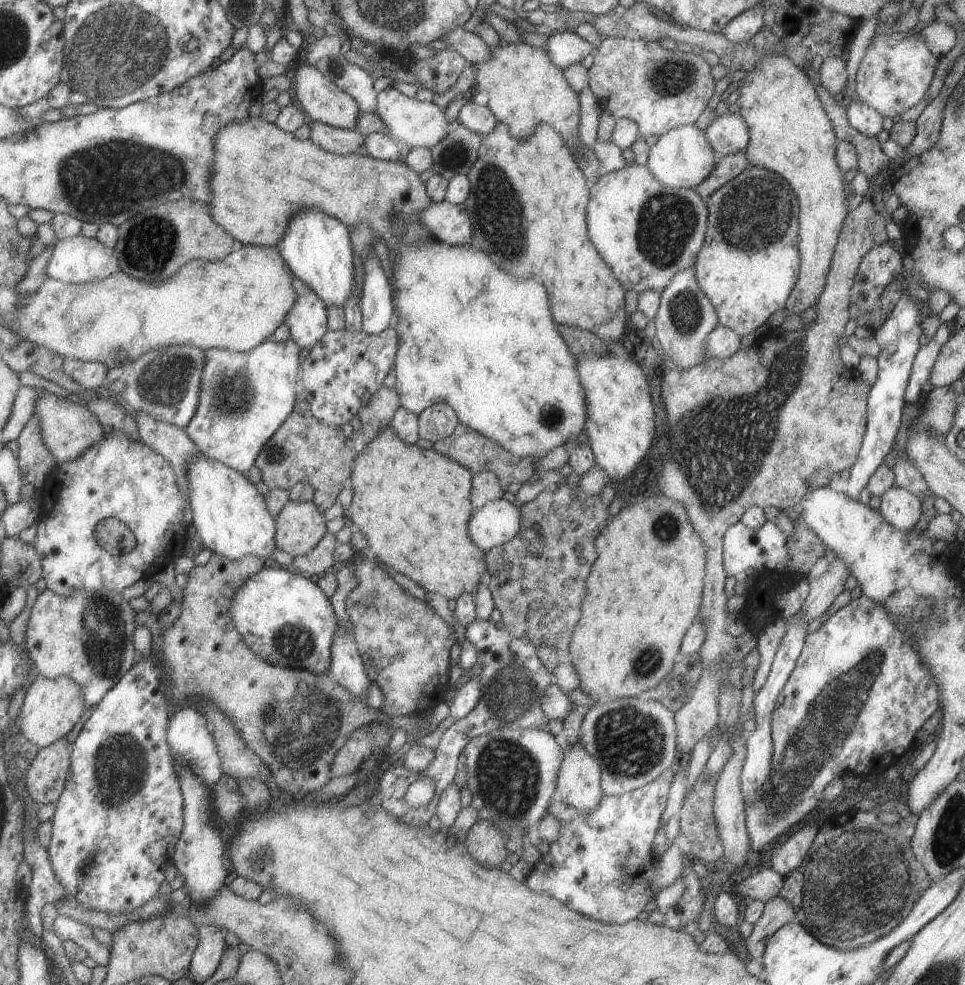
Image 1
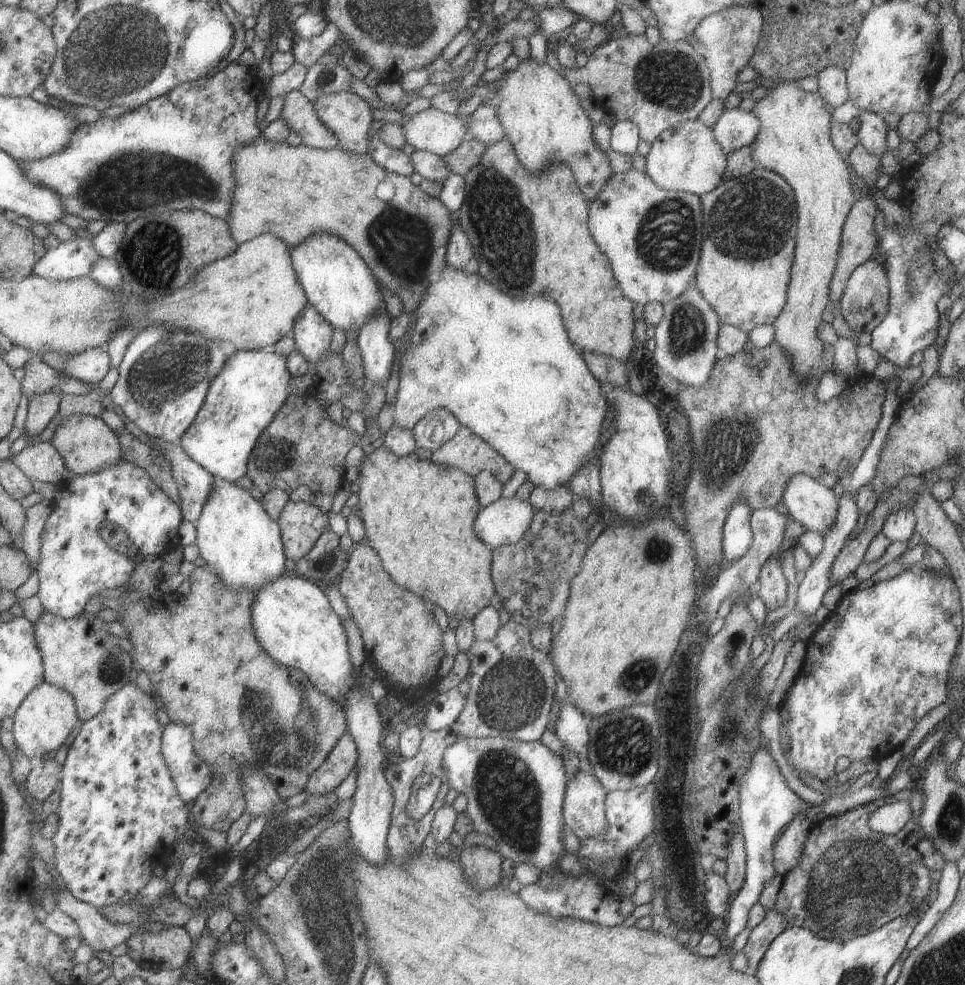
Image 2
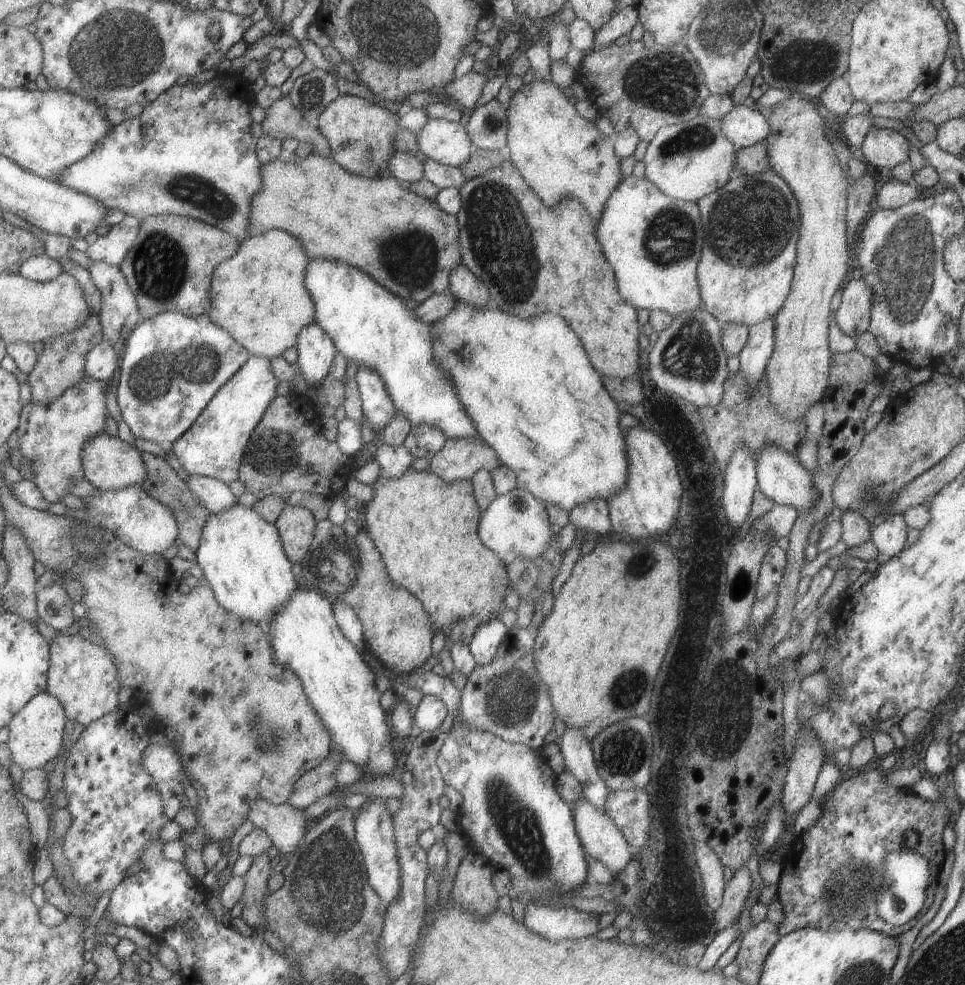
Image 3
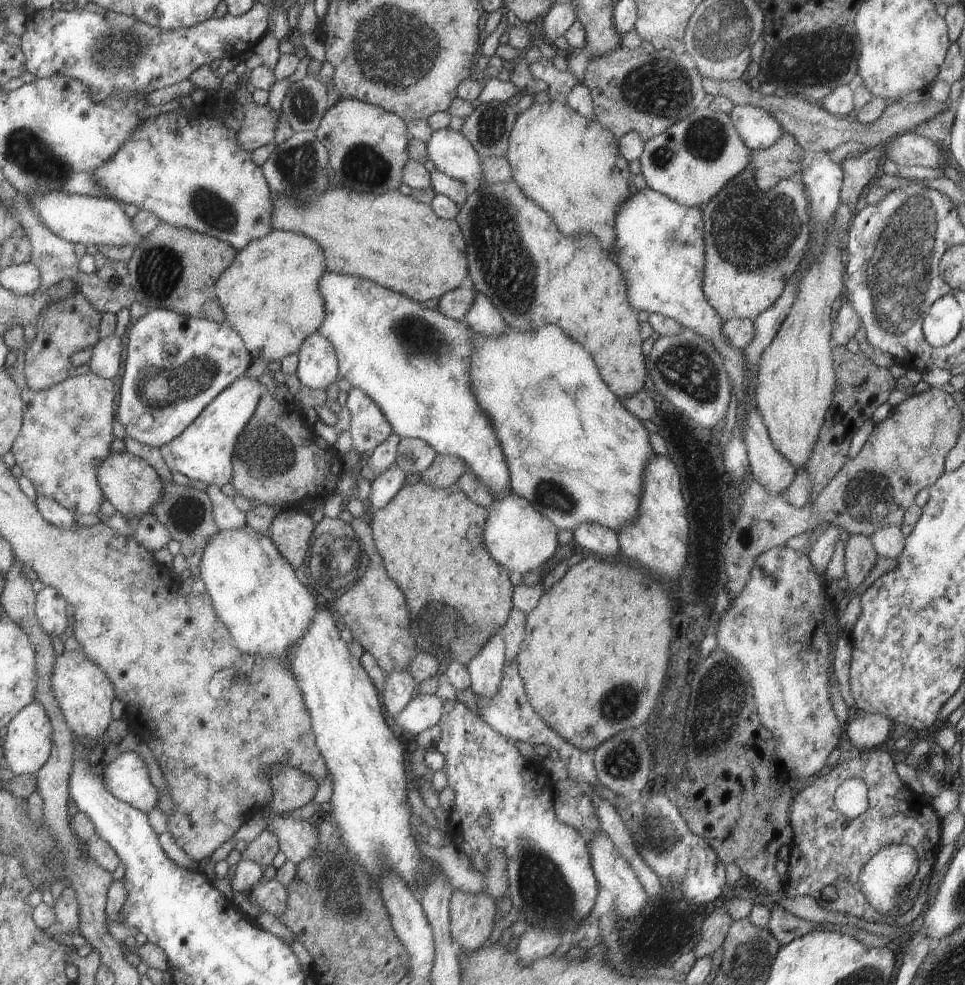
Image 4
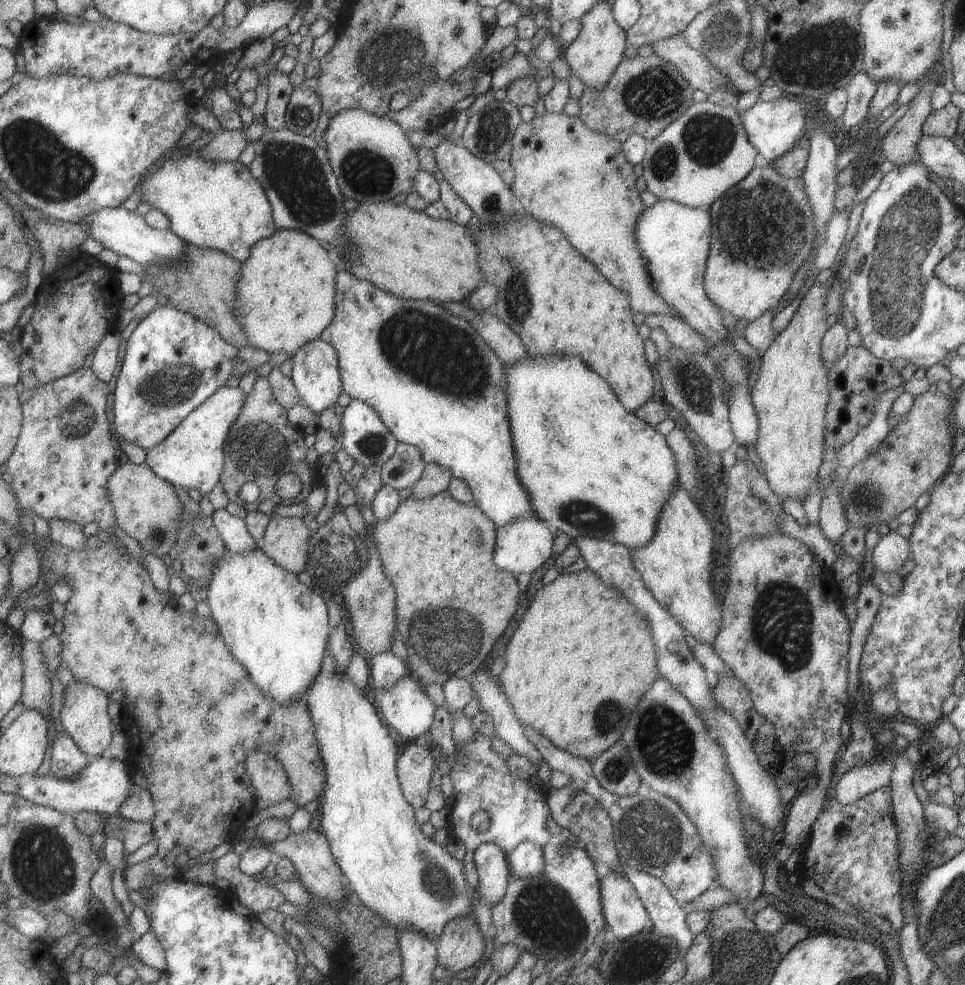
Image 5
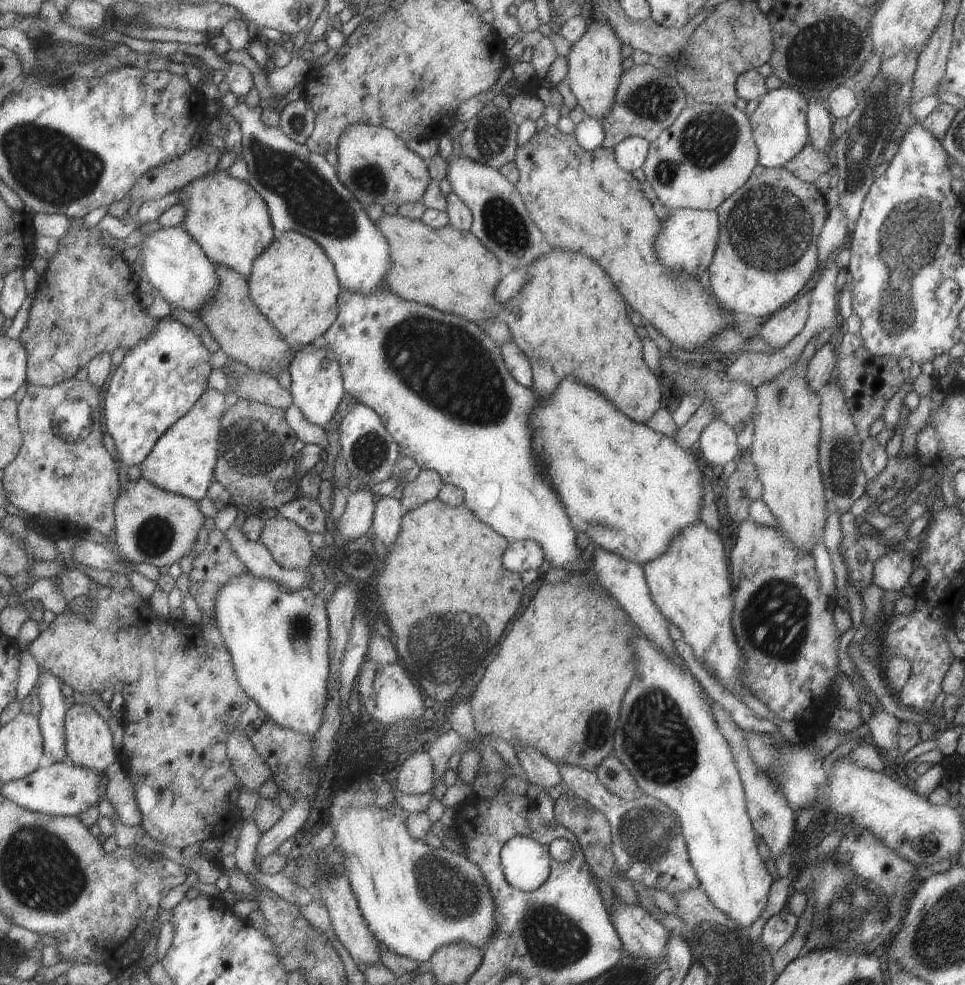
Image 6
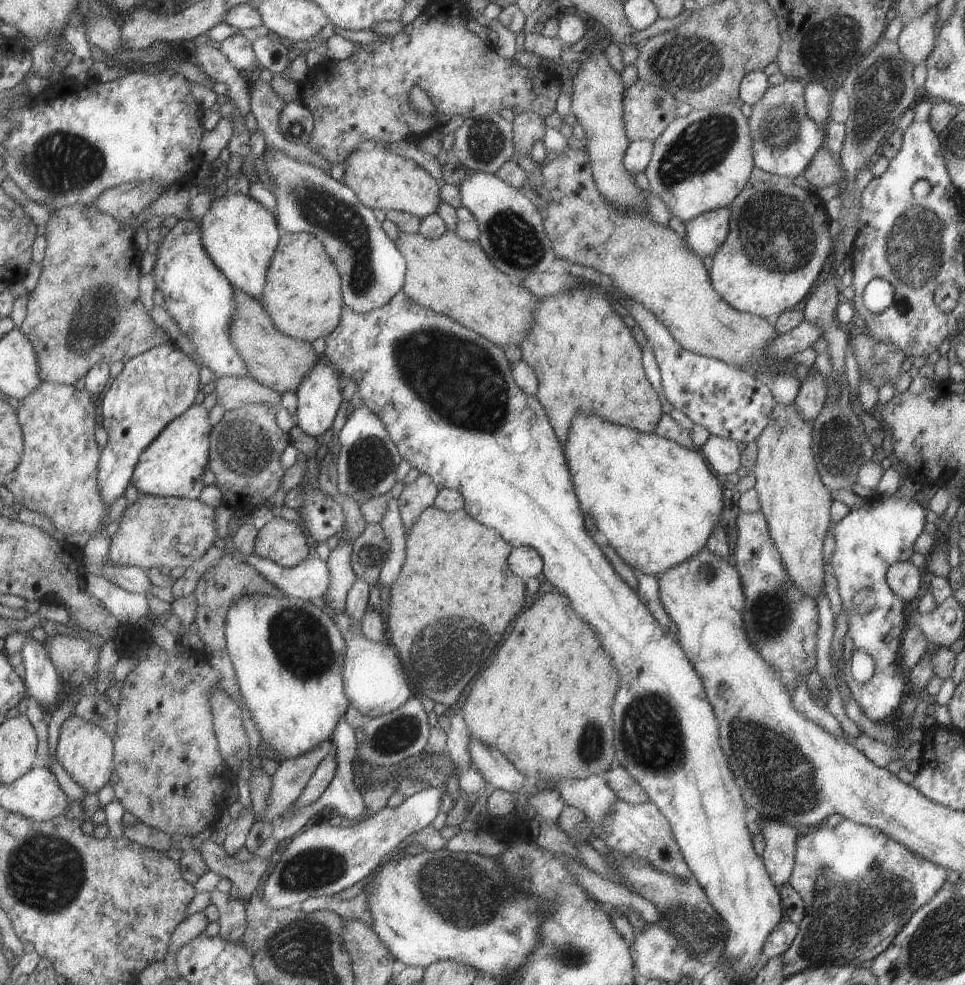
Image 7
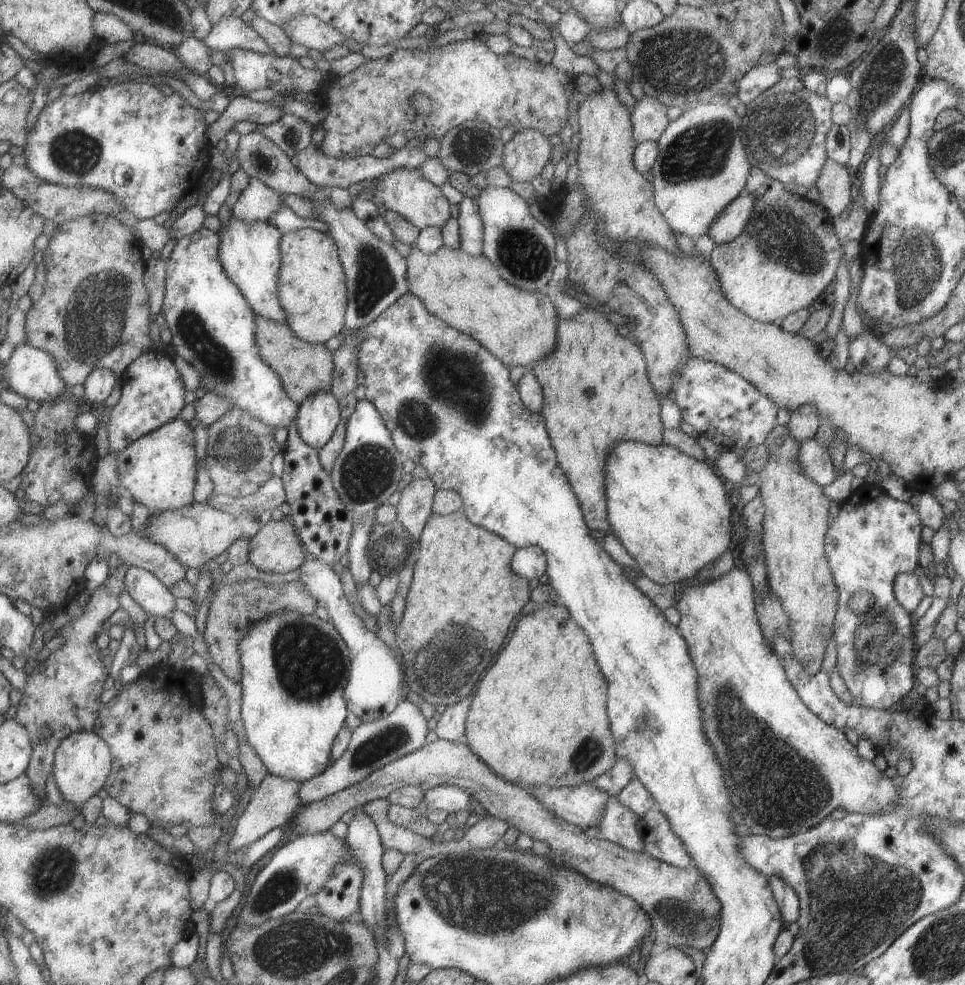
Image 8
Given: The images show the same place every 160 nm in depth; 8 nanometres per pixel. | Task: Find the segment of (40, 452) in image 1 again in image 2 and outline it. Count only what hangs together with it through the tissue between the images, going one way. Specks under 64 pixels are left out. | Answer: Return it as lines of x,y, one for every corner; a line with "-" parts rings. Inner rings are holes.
53,393
35,395
29,399
24,422
27,445
34,445
44,440
47,423
57,412
59,399
60,395

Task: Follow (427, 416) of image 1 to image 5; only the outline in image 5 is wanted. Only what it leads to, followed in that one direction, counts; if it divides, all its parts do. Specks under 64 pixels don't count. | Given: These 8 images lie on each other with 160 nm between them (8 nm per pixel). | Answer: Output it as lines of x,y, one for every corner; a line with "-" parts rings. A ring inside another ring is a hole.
398,442
393,454
381,467
381,482
398,491
411,487
419,480
425,465
418,448

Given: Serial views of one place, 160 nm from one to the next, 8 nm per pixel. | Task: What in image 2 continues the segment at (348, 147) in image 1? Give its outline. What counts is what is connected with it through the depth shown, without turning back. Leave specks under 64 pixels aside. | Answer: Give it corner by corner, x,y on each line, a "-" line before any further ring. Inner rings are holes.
292,90
284,96
280,116
296,132
302,143
316,149
334,149
338,146
336,136
318,118
312,104
299,92

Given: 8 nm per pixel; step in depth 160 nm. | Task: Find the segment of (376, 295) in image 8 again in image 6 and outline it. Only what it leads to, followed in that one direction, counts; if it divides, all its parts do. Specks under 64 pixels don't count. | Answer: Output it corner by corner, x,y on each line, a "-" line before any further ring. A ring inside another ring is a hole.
243,102
237,103
228,112
237,119
242,134
240,152
248,170
246,181
265,201
272,228
276,233
293,231
314,240
333,263
341,287
358,293
368,293
383,287
380,282
390,263
388,244
365,215
362,204
340,183
336,168
323,155
309,151
305,143
291,140
278,126
267,126
261,120
261,109
259,104
248,106

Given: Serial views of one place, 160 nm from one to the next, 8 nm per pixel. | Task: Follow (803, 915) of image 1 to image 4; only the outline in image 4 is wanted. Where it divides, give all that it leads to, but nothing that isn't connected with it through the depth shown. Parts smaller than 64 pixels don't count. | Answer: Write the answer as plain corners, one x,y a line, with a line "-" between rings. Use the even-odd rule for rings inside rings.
883,747
853,753
852,758
835,765
827,774
815,776
792,797
788,815
792,826
792,842
788,846
787,876
782,881
786,897
810,896
829,912
851,915
853,919
863,919
868,924
893,924
897,918
897,910
894,909
889,915
880,915
868,905
858,883
860,868
879,848
889,844
907,844
923,858
923,862
931,860
933,854
937,853
940,839
941,818
933,811
929,802
899,780
893,760
-
851,777
861,778
866,784
868,807
863,814
848,819
834,805
834,792
845,779

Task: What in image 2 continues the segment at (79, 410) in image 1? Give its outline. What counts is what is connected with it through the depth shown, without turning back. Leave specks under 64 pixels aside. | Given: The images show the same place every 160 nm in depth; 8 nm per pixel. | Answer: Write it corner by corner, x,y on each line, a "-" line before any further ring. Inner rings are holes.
71,413
63,417
55,427
50,443
73,475
93,472
123,459
115,432
107,427
101,417
92,415

